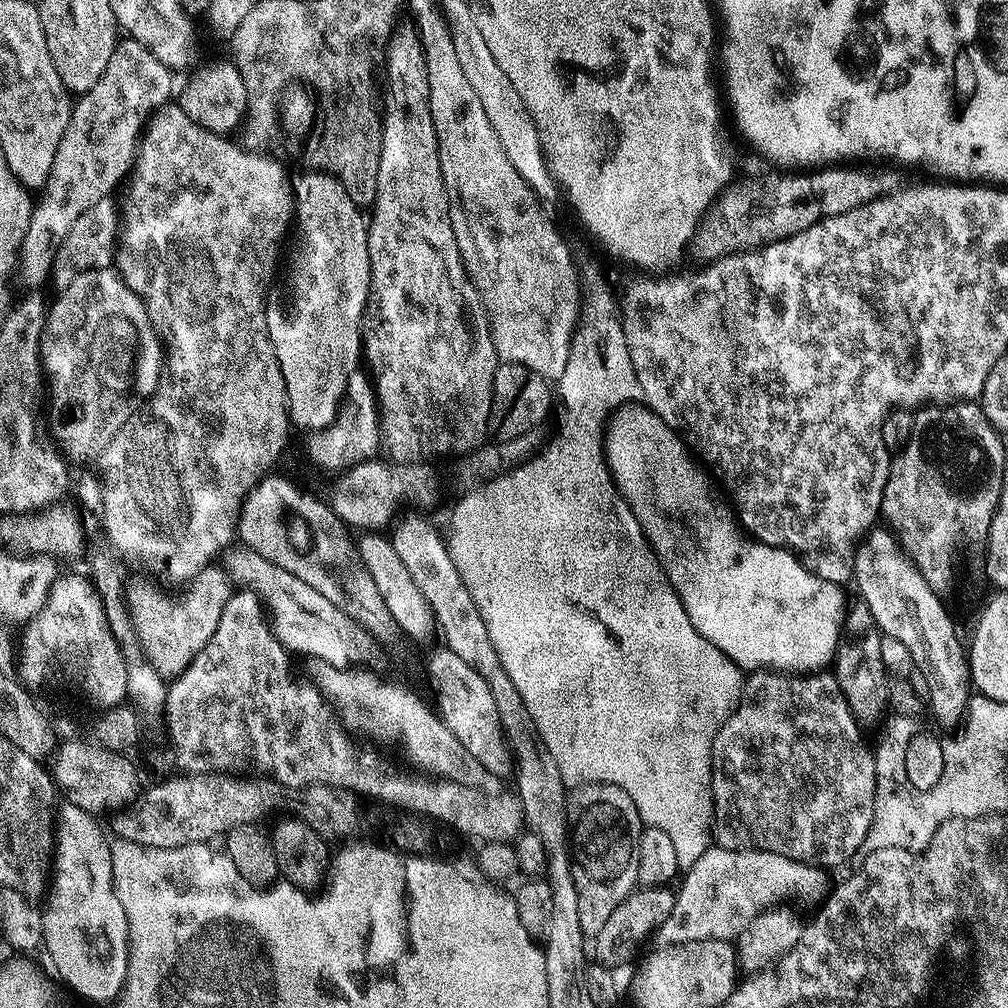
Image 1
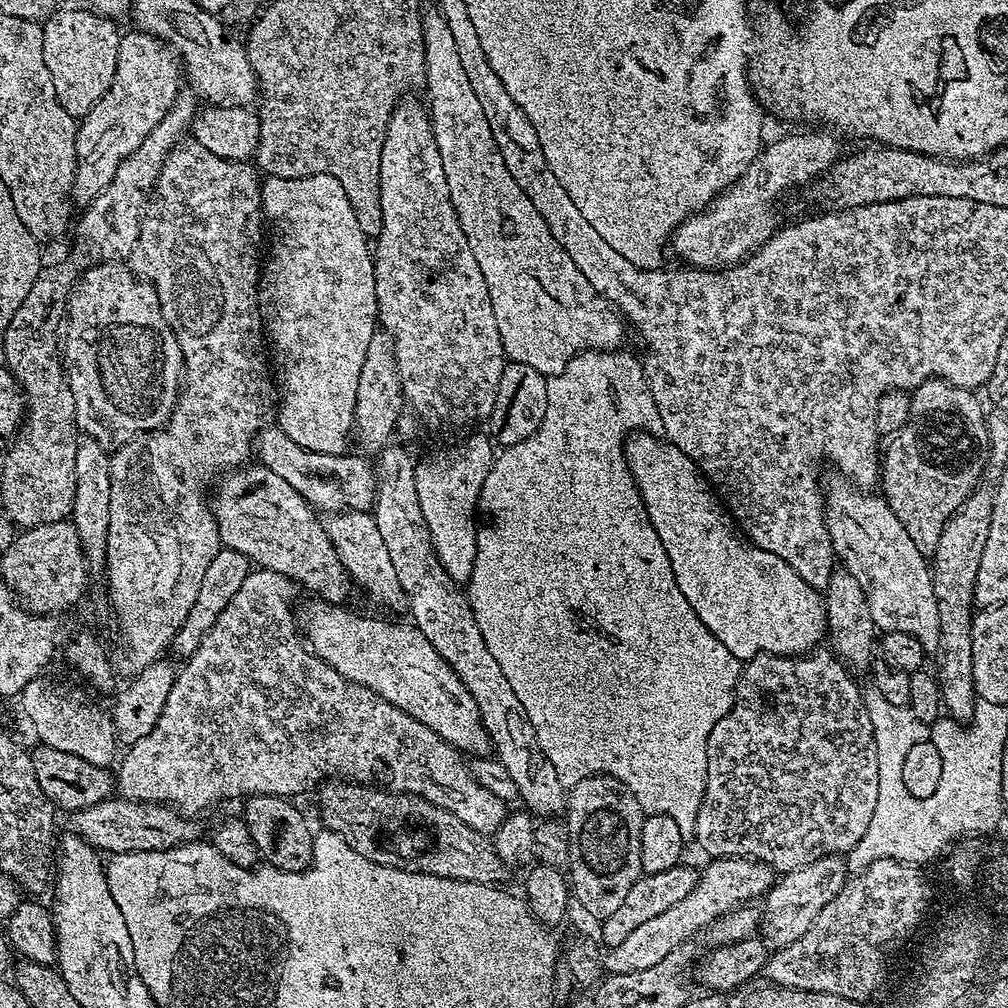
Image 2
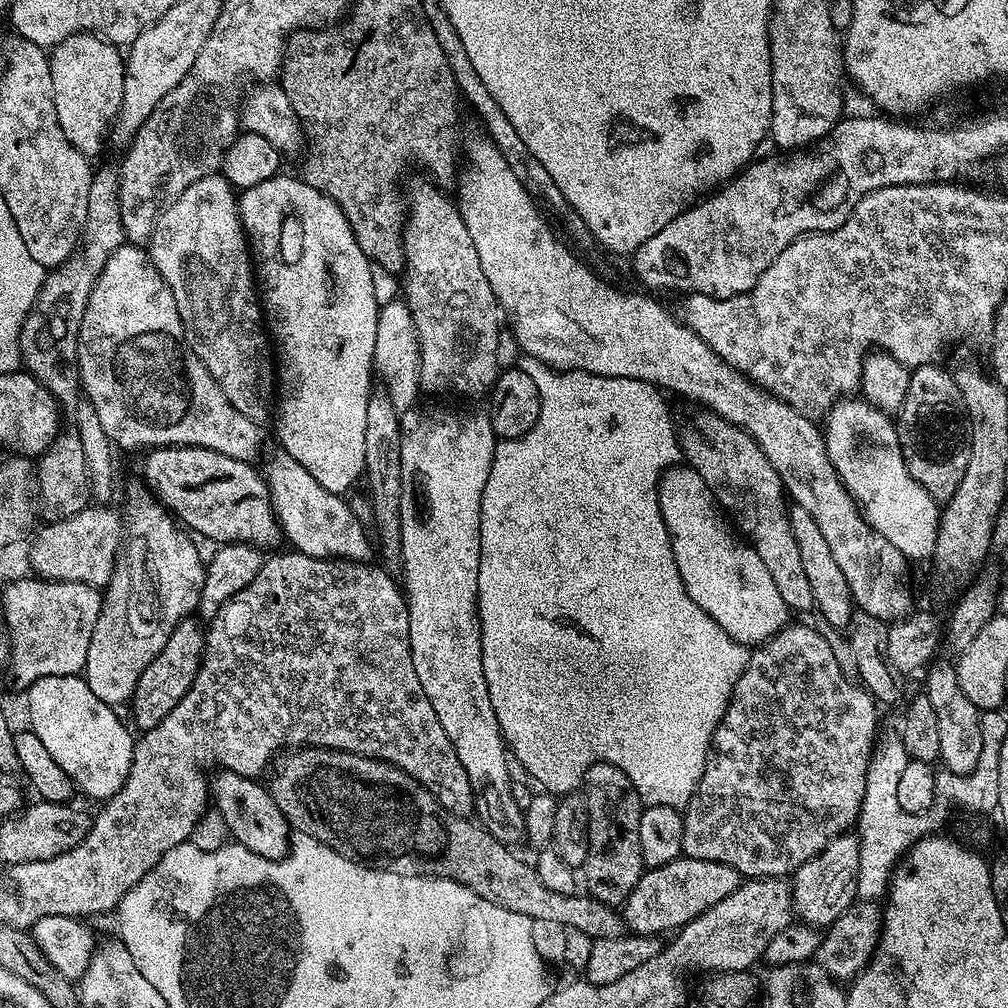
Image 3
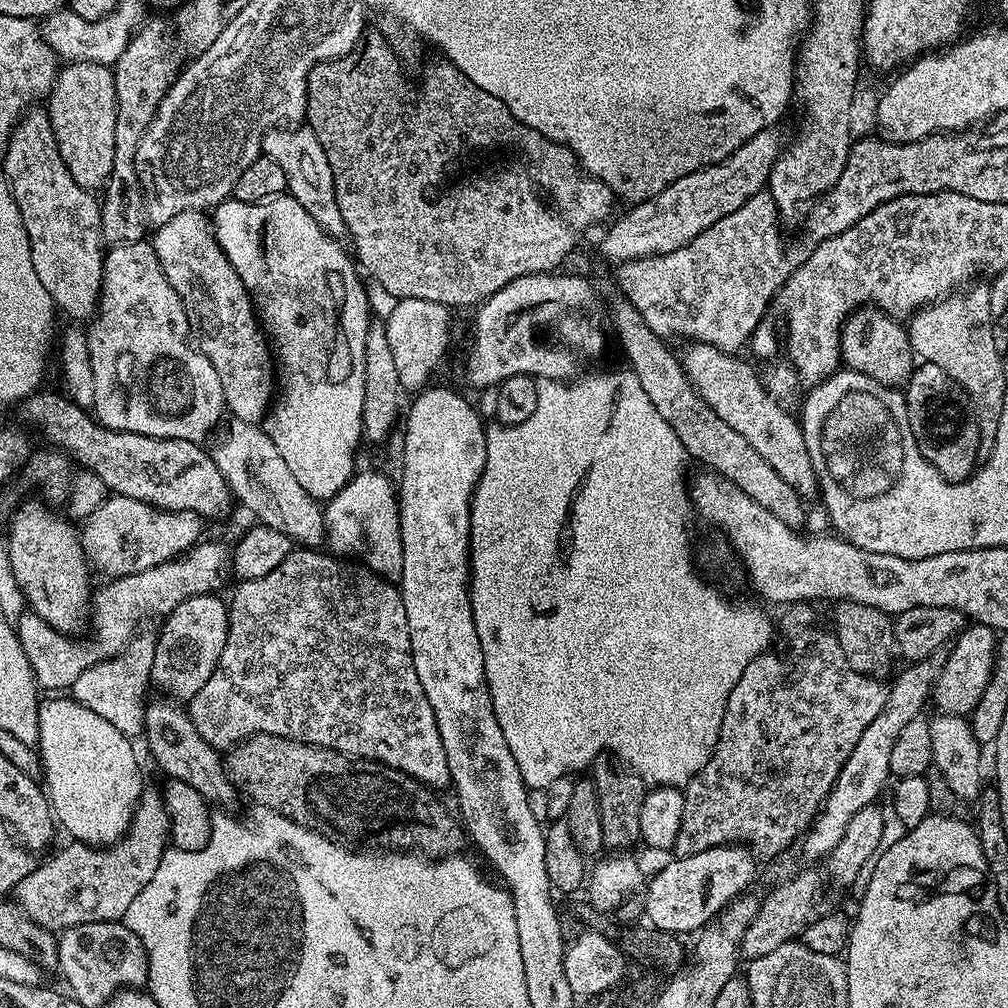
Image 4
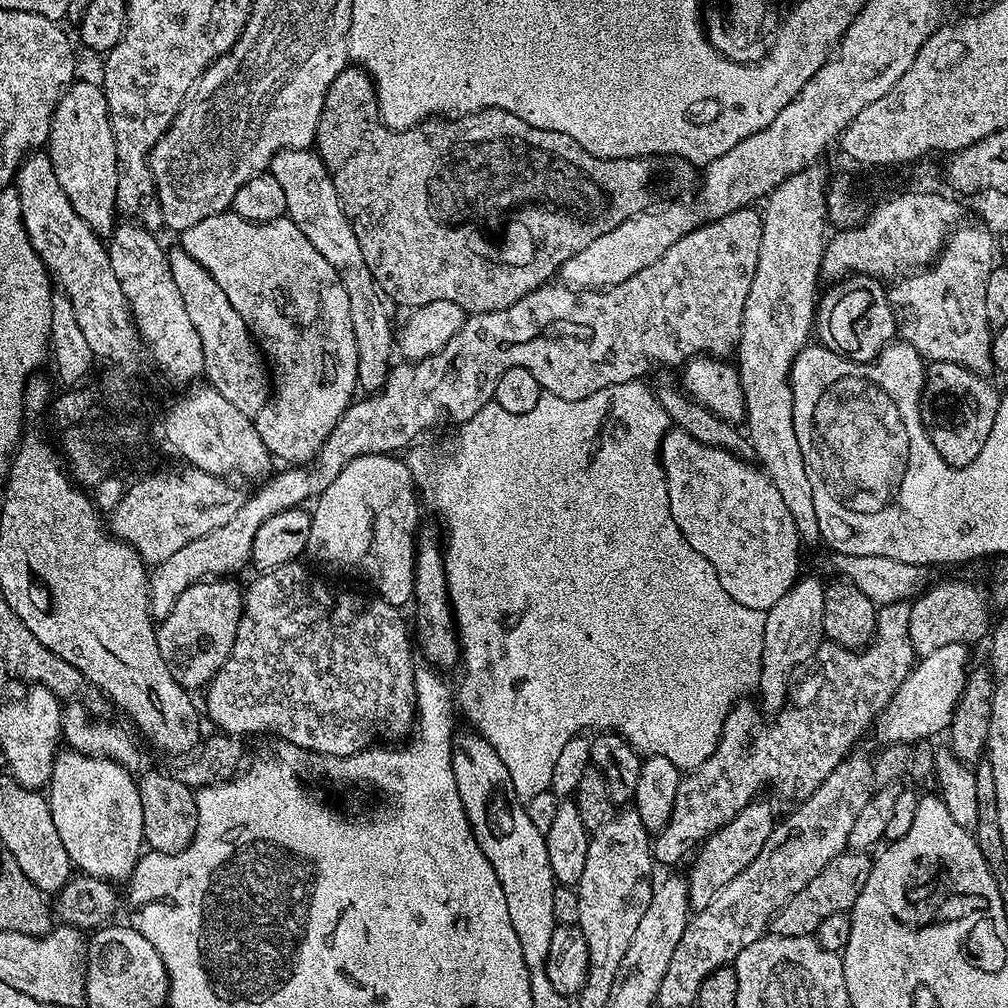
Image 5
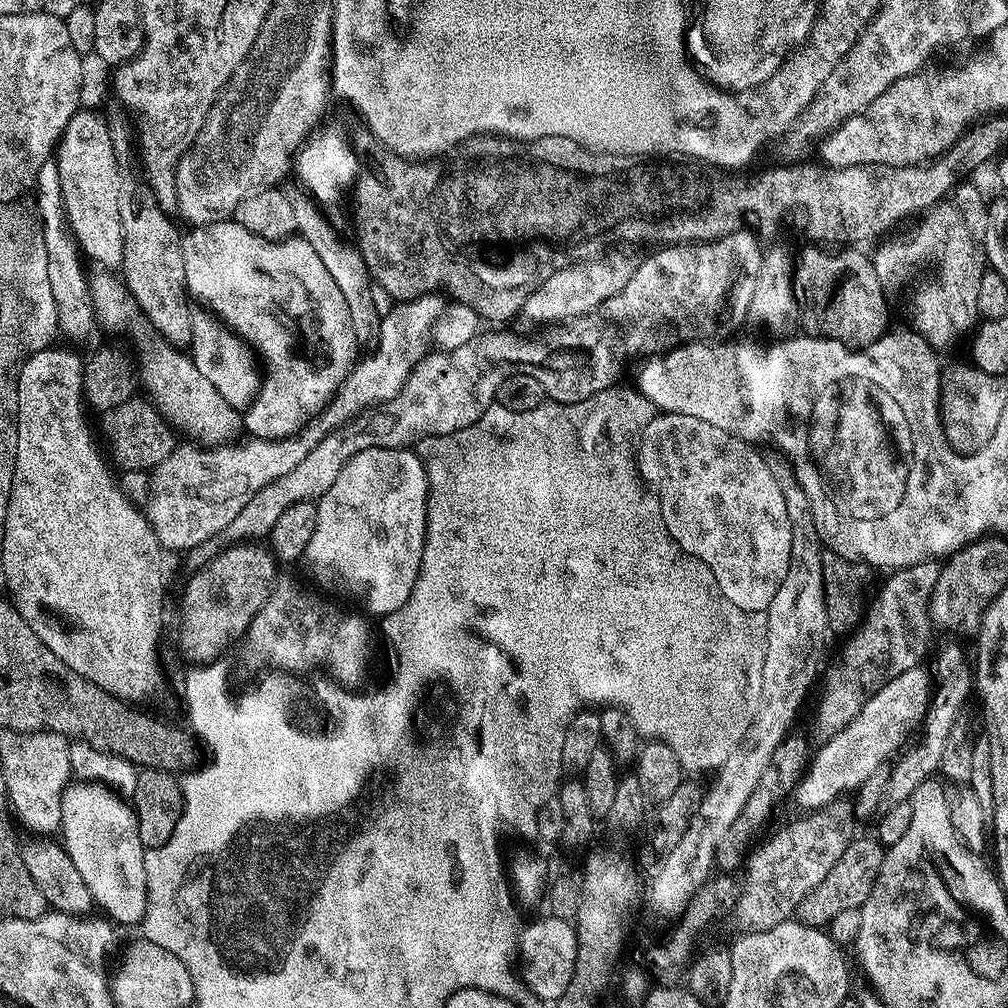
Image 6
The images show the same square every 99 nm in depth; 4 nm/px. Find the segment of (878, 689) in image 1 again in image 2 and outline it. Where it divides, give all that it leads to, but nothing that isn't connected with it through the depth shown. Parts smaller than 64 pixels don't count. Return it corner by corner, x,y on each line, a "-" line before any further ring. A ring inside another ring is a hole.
840,566
833,571
832,576
828,579
828,584
822,590
822,595
826,610
827,647
833,657
839,660
849,673
867,673
878,652
878,629
870,614
870,605
866,602
866,594
862,594
862,586
858,586
854,574
850,574

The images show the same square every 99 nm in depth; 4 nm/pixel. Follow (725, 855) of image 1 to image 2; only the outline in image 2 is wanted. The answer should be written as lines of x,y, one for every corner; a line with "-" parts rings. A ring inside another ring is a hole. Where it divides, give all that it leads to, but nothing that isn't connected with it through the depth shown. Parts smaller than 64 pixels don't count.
726,858
725,860
709,859
704,872
699,873
696,886
678,906
670,906
666,914
658,914
658,918
650,918
643,926
626,938
626,942
620,942
614,948
608,948
603,957
603,971
605,973
621,976
622,974
634,974
638,970
650,970
650,966
658,966
662,958
666,958
671,952
683,949
684,943
691,936
703,933
715,922
738,908
751,905
752,900
759,901
767,896
774,885
774,873
767,864
757,860
743,860
742,858

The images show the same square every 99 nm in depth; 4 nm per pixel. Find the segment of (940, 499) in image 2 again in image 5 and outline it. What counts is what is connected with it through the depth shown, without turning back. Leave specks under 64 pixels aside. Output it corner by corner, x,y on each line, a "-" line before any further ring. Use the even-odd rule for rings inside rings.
931,361
924,370
920,395
920,420
934,450
951,468
970,466
988,445
990,430
998,414
1000,392
983,375
966,370
954,362

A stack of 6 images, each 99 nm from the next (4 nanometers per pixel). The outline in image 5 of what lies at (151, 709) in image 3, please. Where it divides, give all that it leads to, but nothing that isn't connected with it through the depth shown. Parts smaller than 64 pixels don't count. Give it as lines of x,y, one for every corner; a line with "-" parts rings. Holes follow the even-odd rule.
232,578
199,580
174,602
174,610
170,610
166,619
159,621
156,637
162,662
166,662
174,682
183,688
203,689
215,678
234,646
244,609
244,592
234,581

